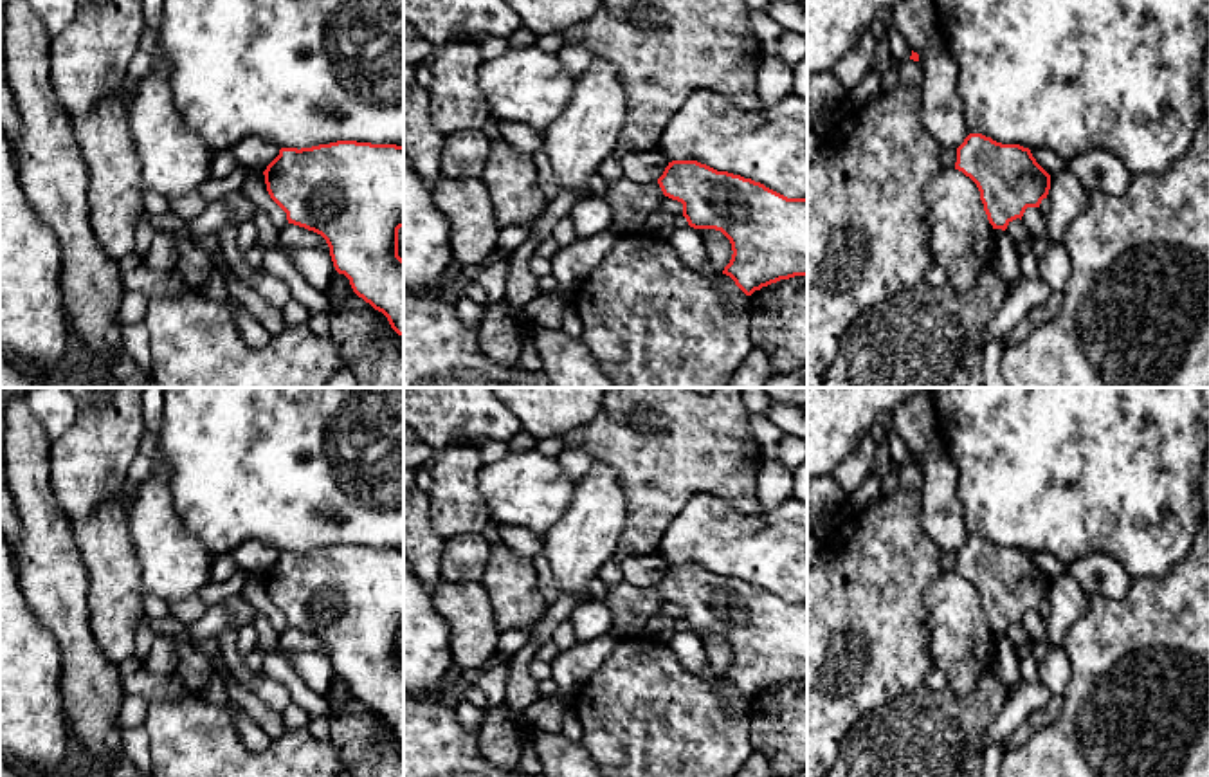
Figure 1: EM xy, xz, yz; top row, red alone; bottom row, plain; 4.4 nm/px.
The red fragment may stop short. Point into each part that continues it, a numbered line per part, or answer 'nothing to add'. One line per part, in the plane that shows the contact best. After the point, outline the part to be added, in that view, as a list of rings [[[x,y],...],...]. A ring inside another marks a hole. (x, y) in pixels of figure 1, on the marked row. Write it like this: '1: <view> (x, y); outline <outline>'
nothing to add

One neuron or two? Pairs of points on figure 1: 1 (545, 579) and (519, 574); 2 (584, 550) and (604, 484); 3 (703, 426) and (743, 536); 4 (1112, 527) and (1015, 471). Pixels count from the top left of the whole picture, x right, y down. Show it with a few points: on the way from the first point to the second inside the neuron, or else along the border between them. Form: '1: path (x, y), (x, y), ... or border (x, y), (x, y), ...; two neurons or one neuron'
1: border (530, 559), (537, 588), (548, 603); two neurons
2: path (586, 534), (595, 518), (599, 500); one neuron
3: border (690, 496), (710, 493), (741, 512), (761, 512); two neurons
4: path (1089, 503), (1051, 471), (1038, 471); one neuron

